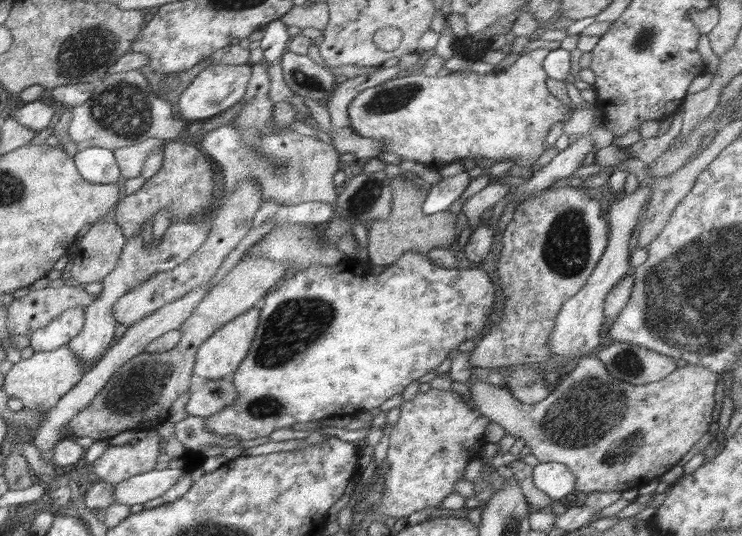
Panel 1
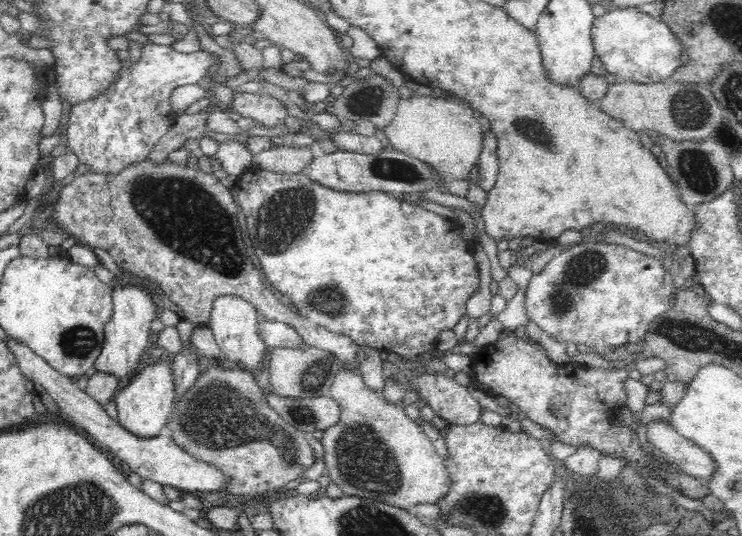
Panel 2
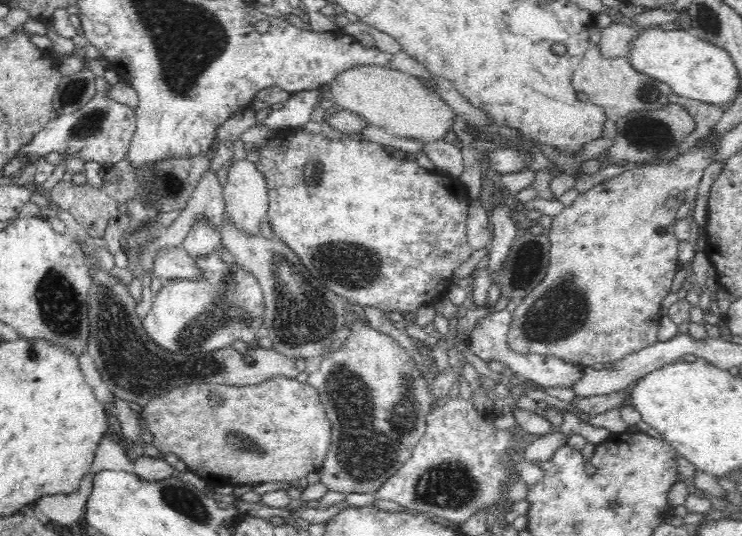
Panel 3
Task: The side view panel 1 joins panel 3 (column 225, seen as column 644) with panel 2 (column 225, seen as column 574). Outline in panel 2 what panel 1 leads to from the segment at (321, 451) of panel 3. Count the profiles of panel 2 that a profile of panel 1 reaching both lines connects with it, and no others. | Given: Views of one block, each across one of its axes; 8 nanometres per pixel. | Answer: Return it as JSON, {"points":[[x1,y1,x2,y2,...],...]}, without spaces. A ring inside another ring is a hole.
{"points":[[214,364,201,371,195,383,177,400,177,403,173,407,171,417,167,422,167,426,164,433,170,435,171,439,177,446,184,449,188,455,194,457,198,461,203,461,214,465,214,467,222,471,222,475,230,477,231,483,226,486,226,491,233,495,261,495,268,491,281,490,290,481,294,481,302,476,302,473,307,471,315,462,316,456,314,456,314,450,308,445,308,436,302,431,298,430,294,425,288,424,269,404,265,399,265,395,262,393,262,389,256,383,252,371,240,368,223,368]]}

